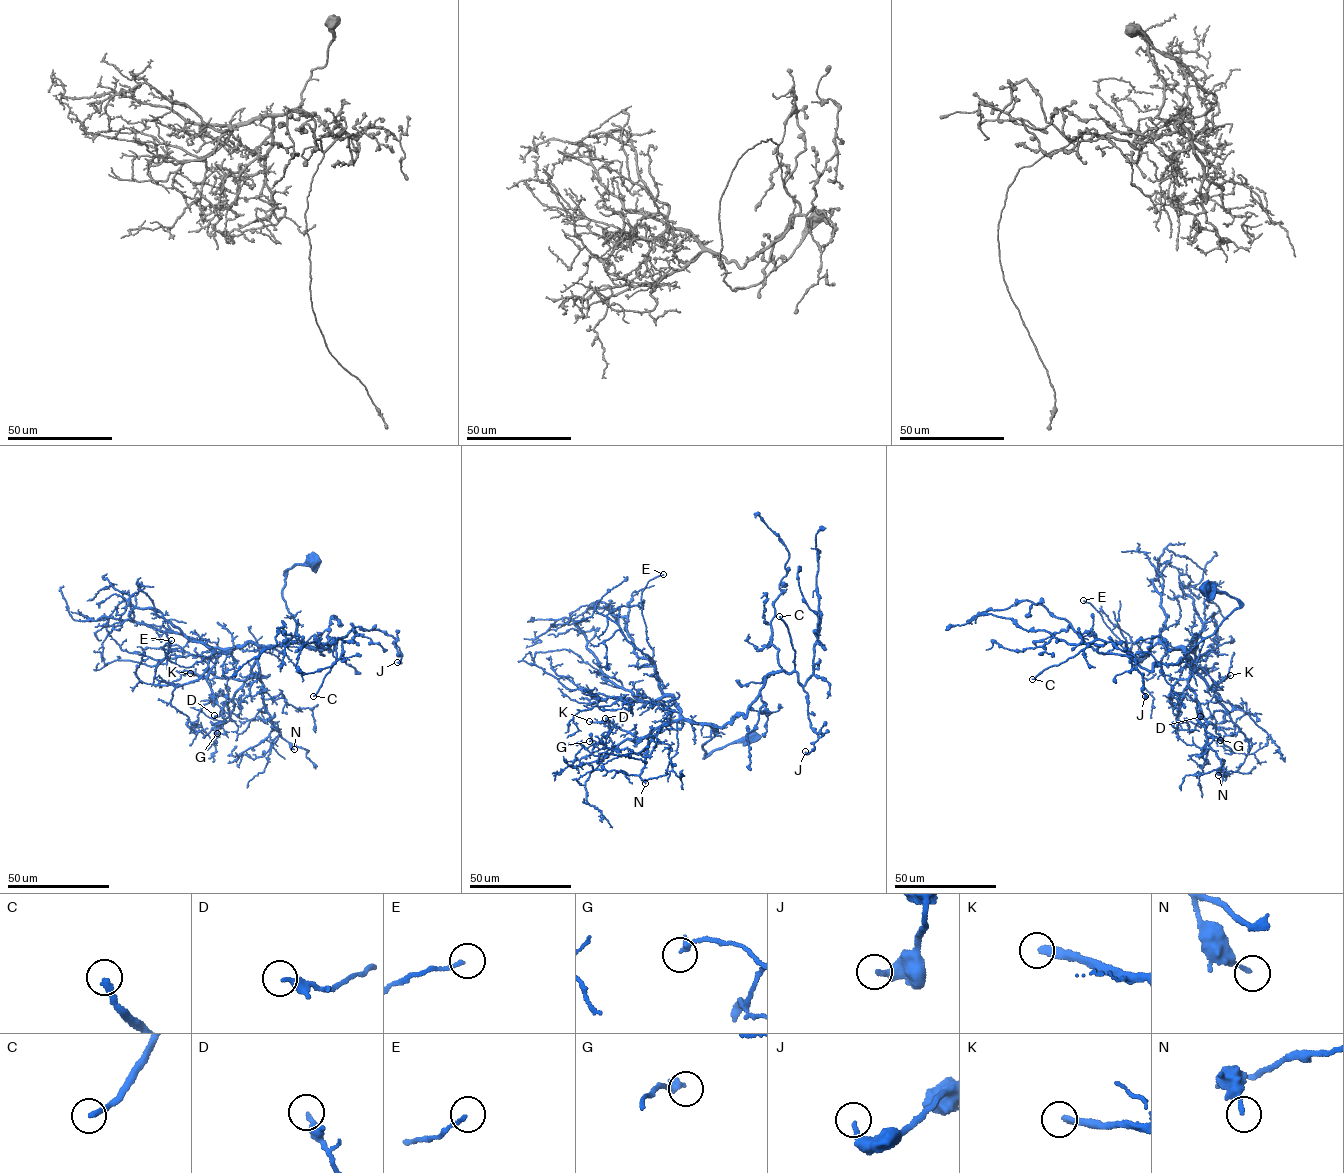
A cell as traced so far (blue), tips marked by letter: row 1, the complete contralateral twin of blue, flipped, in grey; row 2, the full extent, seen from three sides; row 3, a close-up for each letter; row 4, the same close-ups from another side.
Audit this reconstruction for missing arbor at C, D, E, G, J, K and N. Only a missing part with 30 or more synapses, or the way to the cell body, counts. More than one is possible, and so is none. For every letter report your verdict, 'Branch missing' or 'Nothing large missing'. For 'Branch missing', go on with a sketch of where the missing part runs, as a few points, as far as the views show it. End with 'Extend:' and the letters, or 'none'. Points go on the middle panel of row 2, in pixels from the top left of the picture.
C: Branch missing. Course of what is missing: (779, 616), (767, 603), (742, 601), (731, 607), (672, 685), (643, 710), (623, 717), (612, 728), (617, 725)
D: Nothing large missing
E: Nothing large missing
G: Nothing large missing
J: Nothing large missing
K: Branch missing. Course of what is missing: (589, 721), (570, 720), (565, 708), (554, 700), (553, 693), (534, 695)
N: Nothing large missing
Extend: C, K

